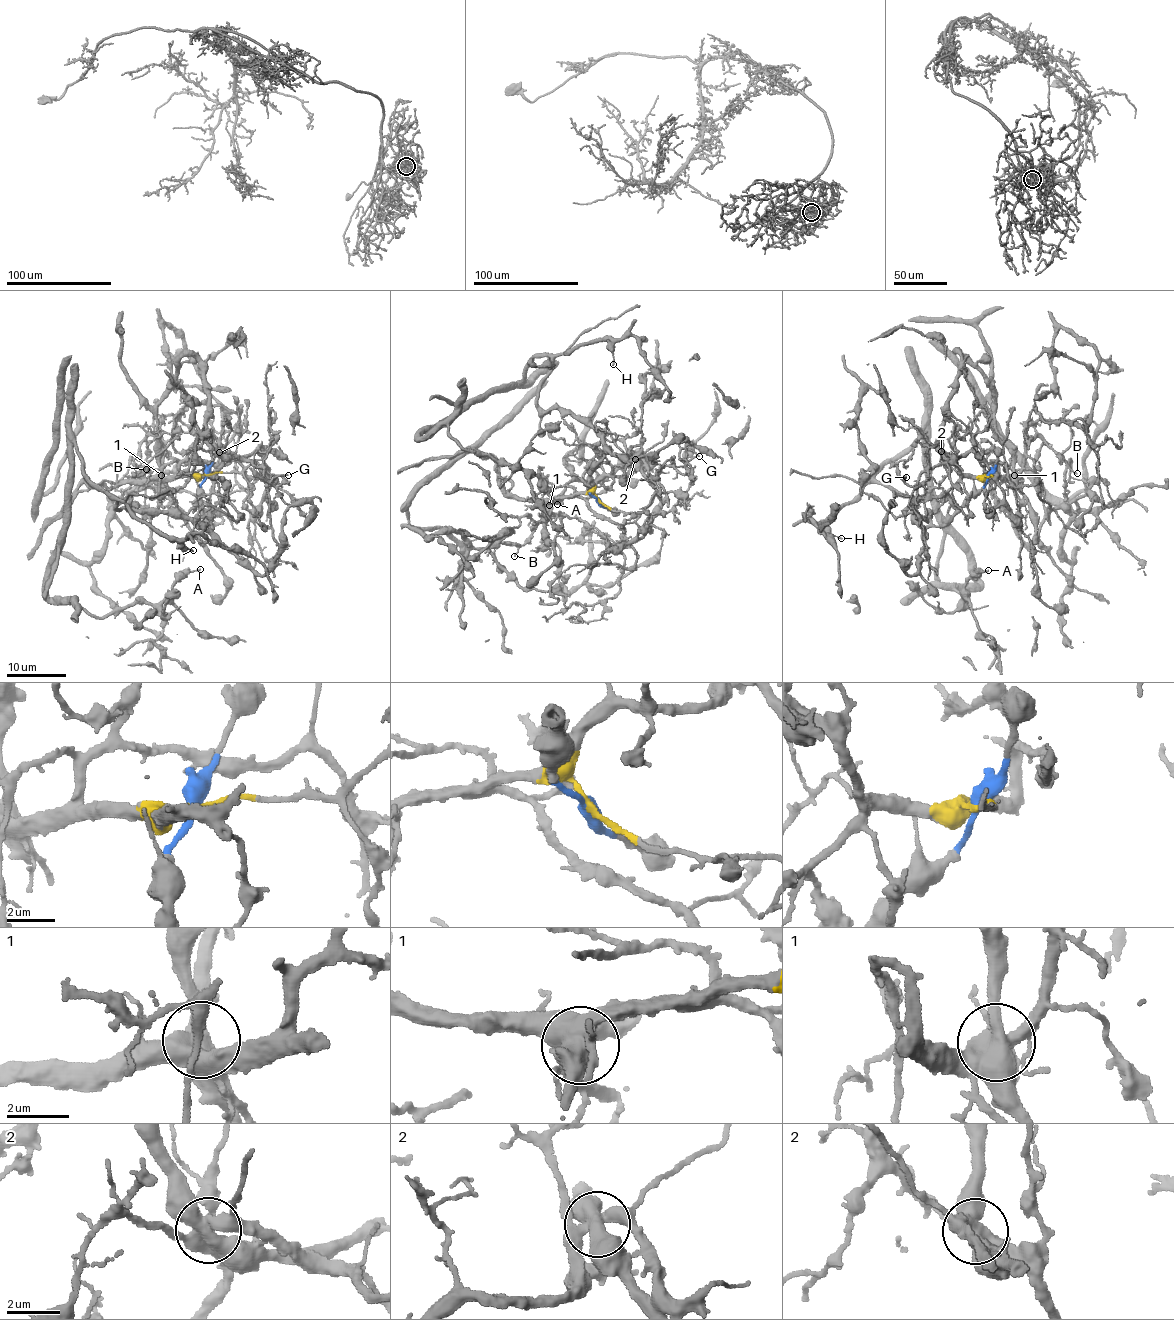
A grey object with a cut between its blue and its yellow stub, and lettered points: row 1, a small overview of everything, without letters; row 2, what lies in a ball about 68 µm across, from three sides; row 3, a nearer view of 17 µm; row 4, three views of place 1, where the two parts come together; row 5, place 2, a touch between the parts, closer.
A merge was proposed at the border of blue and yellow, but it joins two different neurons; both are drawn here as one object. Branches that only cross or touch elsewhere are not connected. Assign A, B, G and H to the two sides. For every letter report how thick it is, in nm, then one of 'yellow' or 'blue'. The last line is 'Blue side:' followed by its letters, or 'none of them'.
A: 120 nm thick; blue
B: 130 nm thick; yellow
G: 140 nm thick; yellow
H: 160 nm thick; blue
Blue side: A, H

